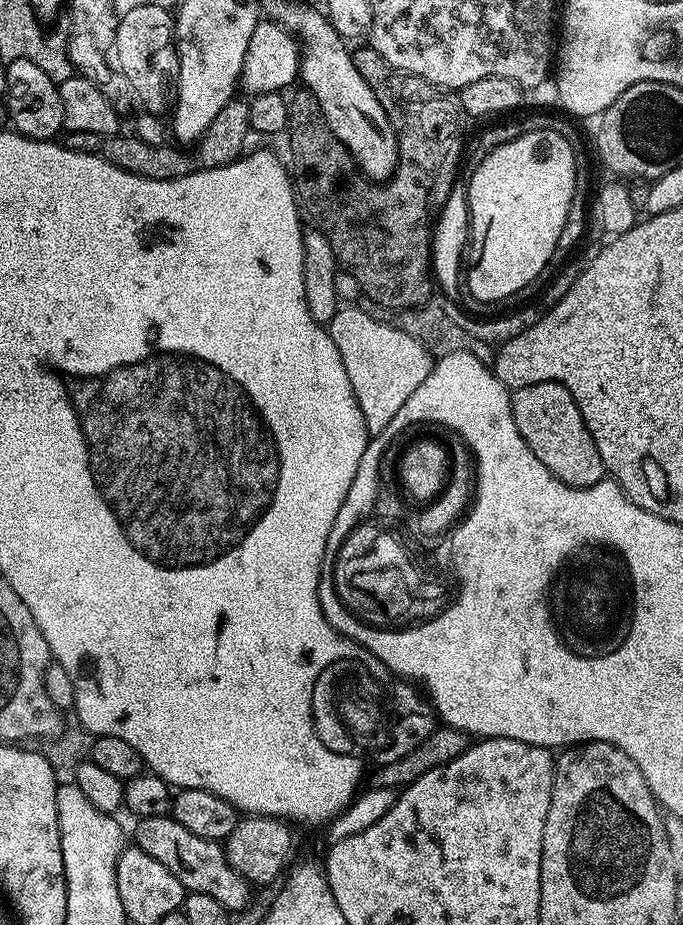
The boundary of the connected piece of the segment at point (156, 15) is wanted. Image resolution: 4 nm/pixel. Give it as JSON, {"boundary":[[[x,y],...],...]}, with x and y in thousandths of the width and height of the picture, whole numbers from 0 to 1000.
{"boundary":[[[205,4],[180,14],[170,34],[167,68],[171,75],[187,85],[204,116],[236,128],[245,126],[258,115],[264,58],[258,54],[256,41],[253,14],[246,14],[234,4]]]}

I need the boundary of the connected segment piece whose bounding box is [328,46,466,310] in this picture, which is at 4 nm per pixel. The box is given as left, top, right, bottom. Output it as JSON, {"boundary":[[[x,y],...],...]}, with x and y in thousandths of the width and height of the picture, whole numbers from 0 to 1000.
{"boundary":[[[529,50],[515,56],[515,66],[526,78],[536,83],[542,97],[548,97],[548,102],[553,106],[553,110],[559,115],[559,119],[568,125],[568,131],[574,134],[574,139],[580,143],[580,157],[586,163],[586,176],[580,178],[580,185],[574,188],[574,194],[567,196],[561,201],[548,208],[545,205],[545,221],[498,221],[498,229],[492,229],[492,234],[486,234],[486,242],[480,242],[480,259],[488,272],[492,276],[496,289],[499,291],[510,290],[510,294],[518,302],[527,306],[527,311],[546,324],[551,329],[558,329],[562,333],[574,333],[572,335],[584,335],[589,333],[611,333],[615,330],[628,328],[627,319],[635,316],[635,299],[633,293],[633,250],[634,242],[638,241],[640,230],[644,228],[649,219],[654,216],[662,200],[669,198],[668,176],[673,173],[673,163],[679,160],[679,130],[681,122],[675,118],[673,109],[666,103],[657,102],[654,98],[646,97],[627,86],[619,86],[611,82],[603,82],[597,78],[586,78],[580,74],[571,71],[571,67],[565,67],[565,63],[559,63],[559,58],[553,58],[553,54],[537,50]]]}

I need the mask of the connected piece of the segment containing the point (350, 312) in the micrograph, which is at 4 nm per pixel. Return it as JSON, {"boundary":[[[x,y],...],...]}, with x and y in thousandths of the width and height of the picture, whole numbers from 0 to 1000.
{"boundary":[[[493,332],[489,344],[477,351],[495,383],[501,383],[501,396],[512,409],[518,430],[533,449],[540,468],[553,469],[571,461],[577,448],[589,443],[594,430],[624,413],[635,392],[628,373],[592,358],[578,349],[549,346],[527,333]]]}

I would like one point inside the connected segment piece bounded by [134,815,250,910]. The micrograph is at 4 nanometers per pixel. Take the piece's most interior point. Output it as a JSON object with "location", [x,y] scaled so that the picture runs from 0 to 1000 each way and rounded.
{"location":[293,935]}

